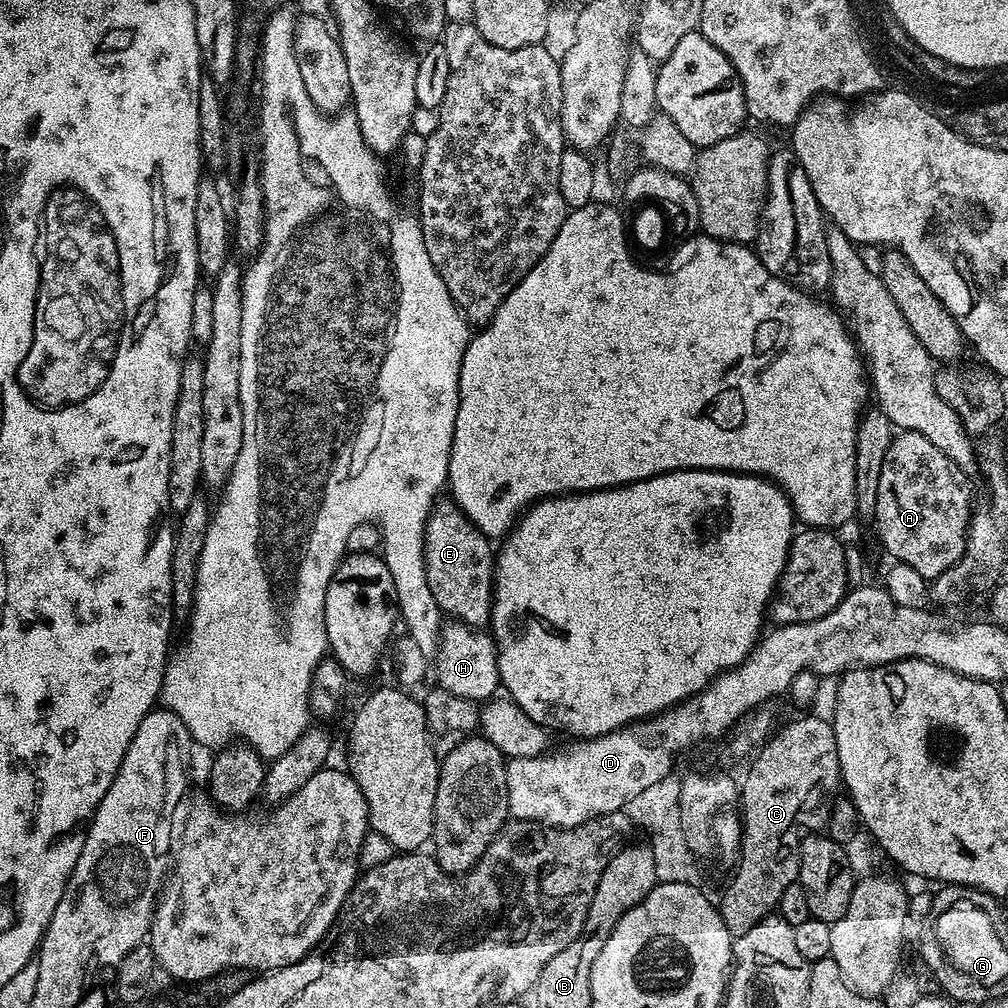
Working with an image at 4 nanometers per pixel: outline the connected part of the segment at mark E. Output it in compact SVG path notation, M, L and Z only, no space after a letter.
M440 500L433 505L424 531L426 582L441 613L475 630L491 621L495 555L490 544L489 537L481 534L453 501Z

